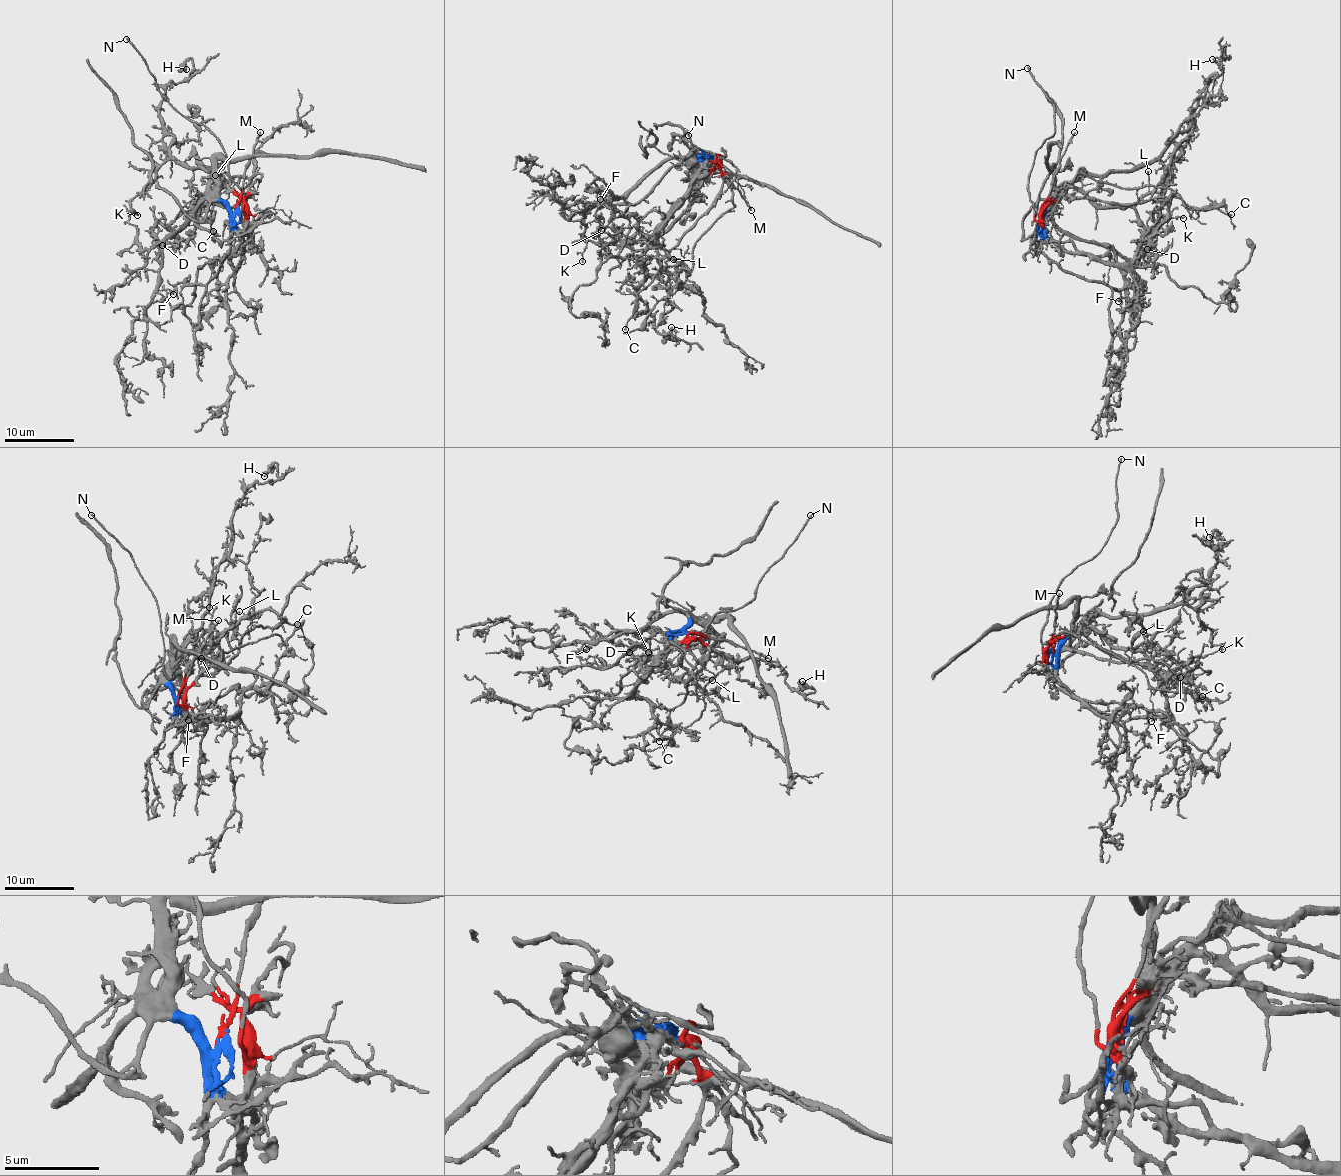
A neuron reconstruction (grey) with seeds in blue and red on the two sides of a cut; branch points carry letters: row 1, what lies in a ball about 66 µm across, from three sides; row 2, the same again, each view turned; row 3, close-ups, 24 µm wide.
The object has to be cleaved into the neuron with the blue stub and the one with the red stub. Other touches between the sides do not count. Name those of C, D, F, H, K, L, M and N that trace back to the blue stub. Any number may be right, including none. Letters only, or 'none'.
D, F, H, K, L

